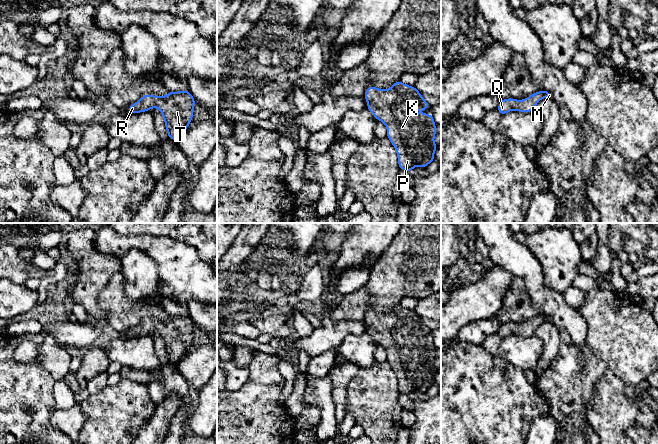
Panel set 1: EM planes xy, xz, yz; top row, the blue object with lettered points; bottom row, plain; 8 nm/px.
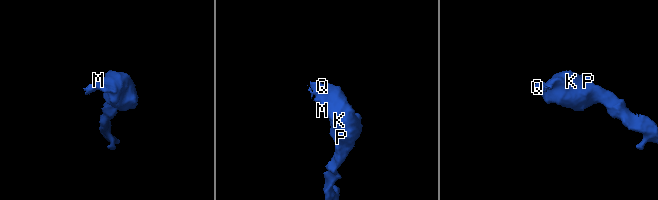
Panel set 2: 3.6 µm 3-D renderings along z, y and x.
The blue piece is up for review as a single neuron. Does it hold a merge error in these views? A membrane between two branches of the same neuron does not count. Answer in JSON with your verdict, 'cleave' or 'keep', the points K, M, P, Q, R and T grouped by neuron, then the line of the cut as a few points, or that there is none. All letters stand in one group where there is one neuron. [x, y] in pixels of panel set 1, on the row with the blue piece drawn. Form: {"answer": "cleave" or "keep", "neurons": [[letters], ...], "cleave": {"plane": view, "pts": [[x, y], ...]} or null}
{"answer": "keep", "neurons": [["K", "M", "P", "Q", "R", "T"]], "cleave": null}

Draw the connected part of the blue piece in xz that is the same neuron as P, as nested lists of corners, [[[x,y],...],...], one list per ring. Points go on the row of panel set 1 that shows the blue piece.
[[[396,81],[390,89],[369,86],[364,95],[367,109],[387,128],[400,170],[412,172],[415,166],[426,168],[434,161],[436,123],[432,114],[405,114],[402,109],[424,110],[430,105],[414,87]]]

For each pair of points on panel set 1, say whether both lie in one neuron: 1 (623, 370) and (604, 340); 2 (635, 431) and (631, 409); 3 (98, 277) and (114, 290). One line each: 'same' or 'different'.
1: same
2: different
3: different

